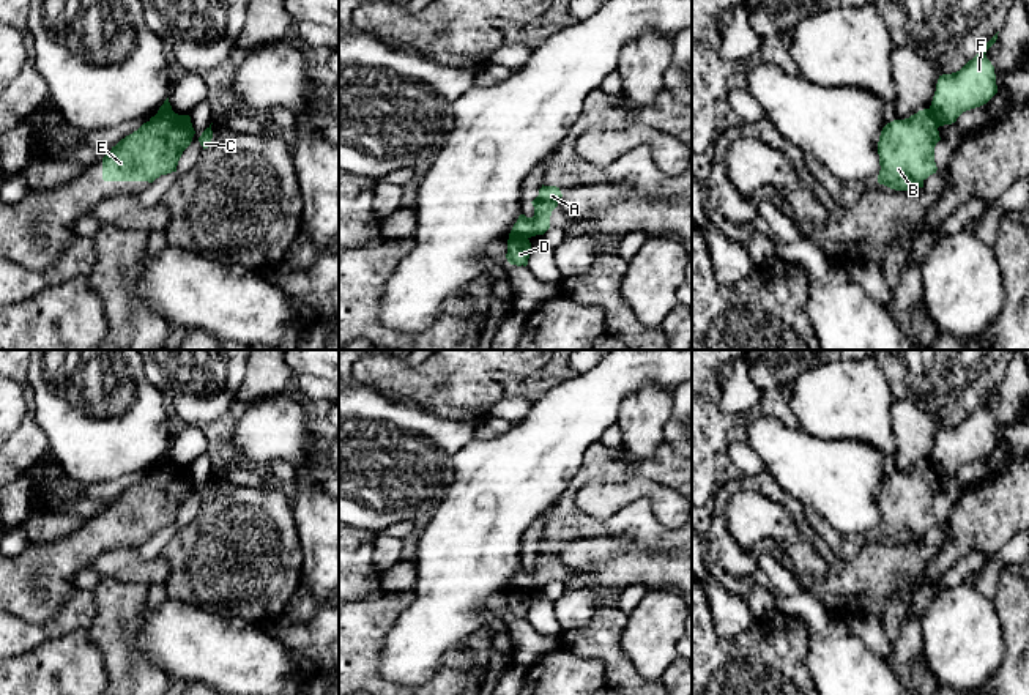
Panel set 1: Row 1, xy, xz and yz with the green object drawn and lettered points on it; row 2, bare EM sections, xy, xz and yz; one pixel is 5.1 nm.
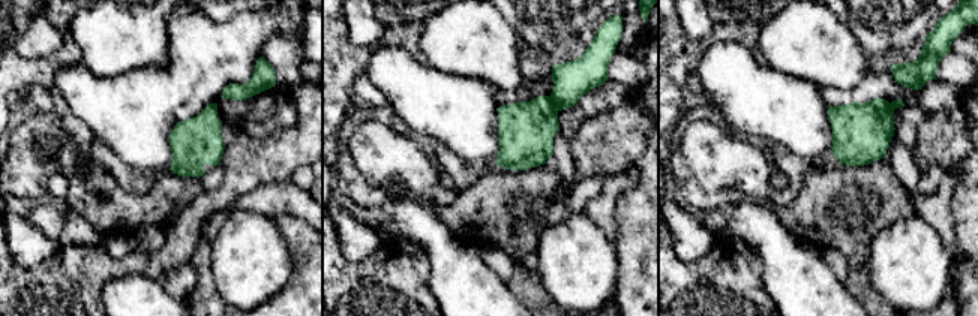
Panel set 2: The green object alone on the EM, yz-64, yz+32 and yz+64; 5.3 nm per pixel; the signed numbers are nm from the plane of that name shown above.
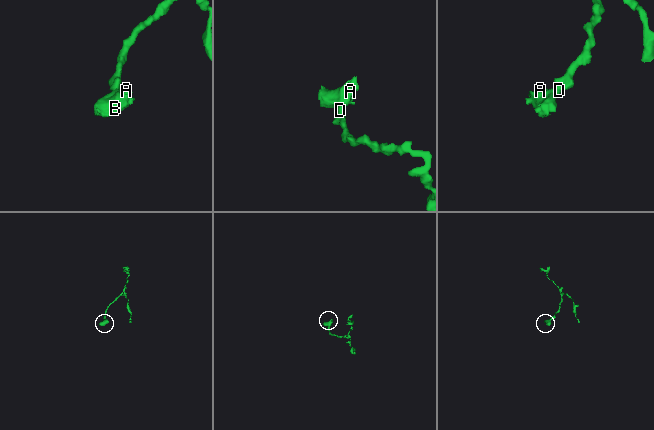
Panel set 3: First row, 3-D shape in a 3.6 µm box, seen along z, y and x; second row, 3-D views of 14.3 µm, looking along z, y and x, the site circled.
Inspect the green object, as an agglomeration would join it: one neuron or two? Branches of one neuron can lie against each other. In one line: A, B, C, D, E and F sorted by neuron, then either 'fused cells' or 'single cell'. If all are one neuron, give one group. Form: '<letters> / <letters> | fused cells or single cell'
A B C E / D F | fused cells

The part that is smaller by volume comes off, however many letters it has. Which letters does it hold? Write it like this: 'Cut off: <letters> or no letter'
Cut off: A, B, C, E

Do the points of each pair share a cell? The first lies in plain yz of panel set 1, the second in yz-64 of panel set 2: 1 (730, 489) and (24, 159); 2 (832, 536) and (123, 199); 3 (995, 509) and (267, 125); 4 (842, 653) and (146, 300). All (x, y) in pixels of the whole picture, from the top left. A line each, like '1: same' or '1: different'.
1: same
2: different
3: different
4: same

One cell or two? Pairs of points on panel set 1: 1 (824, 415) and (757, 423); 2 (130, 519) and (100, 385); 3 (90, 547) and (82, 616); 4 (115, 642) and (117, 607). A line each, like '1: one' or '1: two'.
1: two
2: two
3: two
4: one

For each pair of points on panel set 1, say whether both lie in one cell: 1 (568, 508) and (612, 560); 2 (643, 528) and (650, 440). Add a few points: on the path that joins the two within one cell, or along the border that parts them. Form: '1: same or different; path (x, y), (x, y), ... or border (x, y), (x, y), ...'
1: different; border (631, 538), (579, 538), (568, 542), (558, 552)
2: different; border (665, 443), (650, 459), (634, 459), (627, 454)

